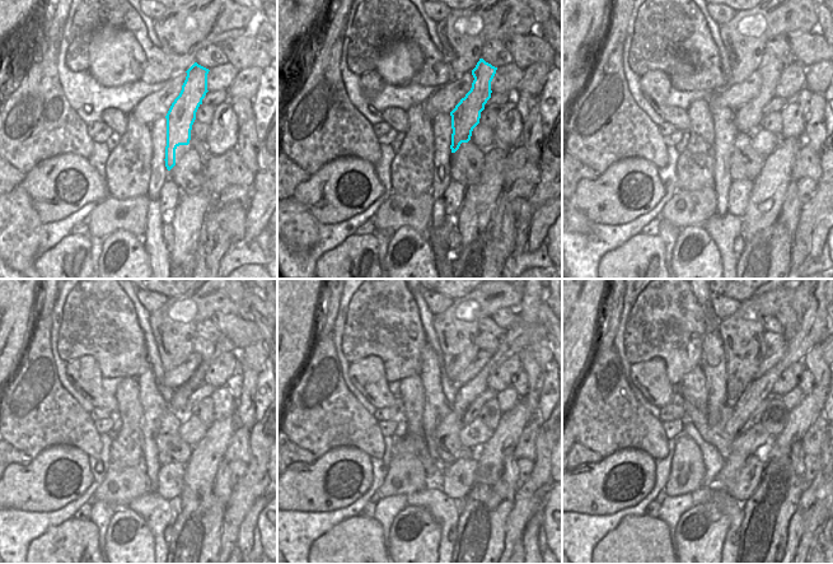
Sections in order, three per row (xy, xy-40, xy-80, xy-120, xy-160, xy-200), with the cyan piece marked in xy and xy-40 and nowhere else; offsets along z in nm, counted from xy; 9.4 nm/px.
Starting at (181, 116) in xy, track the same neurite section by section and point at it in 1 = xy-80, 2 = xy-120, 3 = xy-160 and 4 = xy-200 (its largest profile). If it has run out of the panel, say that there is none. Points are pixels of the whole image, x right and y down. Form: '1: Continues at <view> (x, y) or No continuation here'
1: Continues at xy-80 (748, 117)
2: Continues at xy-120 (205, 348)
3: Continues at xy-160 (486, 341)
4: Continues at xy-200 (775, 341).

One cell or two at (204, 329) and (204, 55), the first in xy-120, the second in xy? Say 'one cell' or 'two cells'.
one cell

